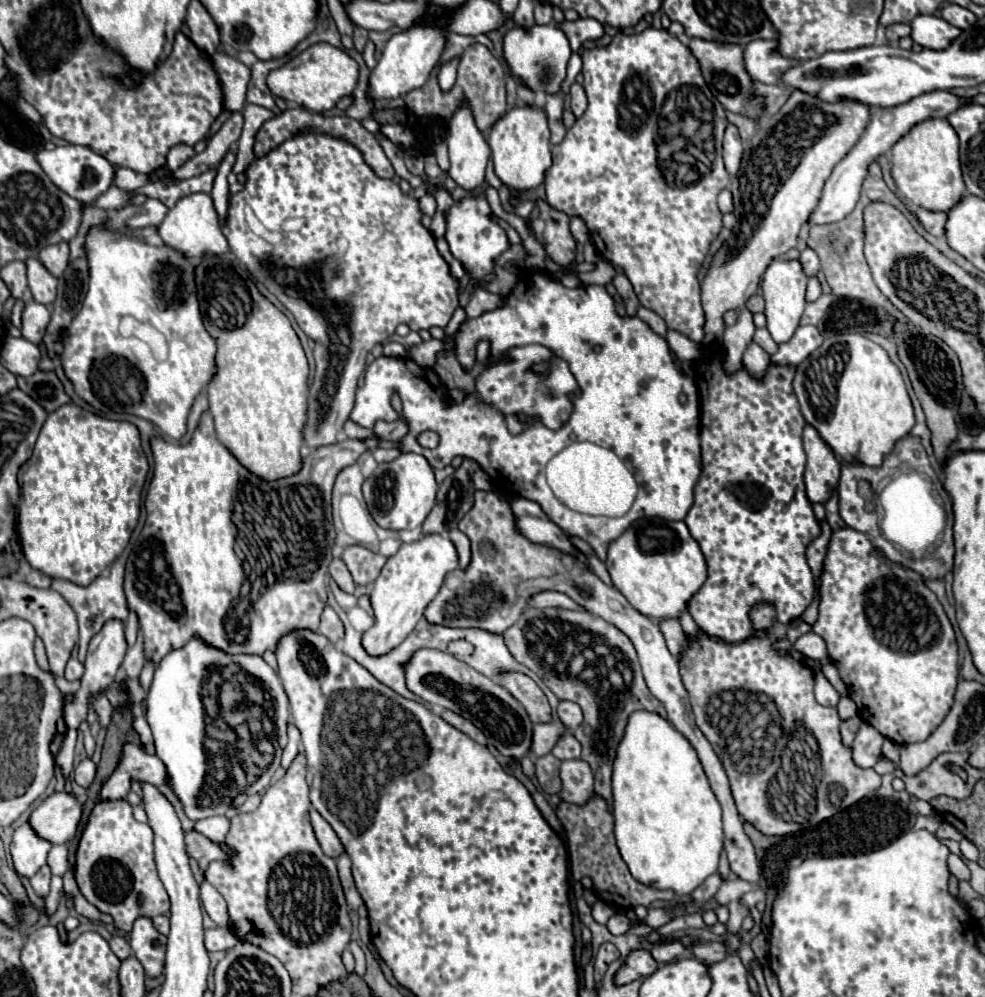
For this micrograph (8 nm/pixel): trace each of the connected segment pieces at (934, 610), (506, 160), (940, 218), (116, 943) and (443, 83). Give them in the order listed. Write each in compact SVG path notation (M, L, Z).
M849 526L831 532L819 580L819 620L813 632L825 640L829 658L839 668L859 716L897 744L927 740L949 714L959 682L955 632L937 596L917 572L891 562L863 532Z
M517 104L505 112L495 124L491 134L487 136L491 146L491 158L495 164L495 172L503 184L511 190L531 190L543 182L545 170L551 166L551 142L547 128L547 114L541 108Z
M917 208L915 216L923 224L923 228L933 234L933 236L945 236L945 222L947 214L945 212L927 212L925 208Z
M115 934L115 936L109 940L109 946L111 946L111 950L115 952L115 956L117 956L119 960L125 960L125 958L131 956L131 946L129 946L127 938L123 938L123 936L117 936L117 934Z
M451 58L449 62L441 64L441 72L439 72L439 86L443 92L449 92L455 84L455 78L457 78L457 64L459 64L459 58Z

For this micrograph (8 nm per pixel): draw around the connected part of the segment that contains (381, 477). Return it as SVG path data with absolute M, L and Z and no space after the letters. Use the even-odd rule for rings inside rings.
M403 452L391 462L383 462L375 472L363 482L363 496L369 506L371 516L383 528L391 530L413 530L423 524L431 508L435 506L437 482L431 464L425 456L415 452Z

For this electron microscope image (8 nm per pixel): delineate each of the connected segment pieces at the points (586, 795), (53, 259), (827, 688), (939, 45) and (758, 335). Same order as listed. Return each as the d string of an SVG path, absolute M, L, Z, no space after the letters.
M565 760L561 764L561 782L559 798L563 802L583 806L593 794L593 774L583 760Z
M59 242L59 244L51 244L47 248L43 248L39 252L39 260L45 264L45 268L53 274L53 276L61 276L67 268L67 260L69 260L69 246L67 242Z
M815 674L815 698L821 706L837 706L839 694L823 674Z
M917 16L911 22L911 38L913 38L913 42L921 44L923 48L943 50L959 34L961 34L959 28L951 26L949 22L945 22L939 16Z
M757 328L753 340L755 340L767 354L775 354L775 352L777 352L777 342L773 342L773 338L771 338L769 332L767 332L767 328Z

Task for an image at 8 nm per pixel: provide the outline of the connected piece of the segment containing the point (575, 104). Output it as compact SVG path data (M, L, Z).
M573 82L571 84L571 110L575 114L575 118L579 118L587 108L587 96L585 96L585 90L581 84Z

